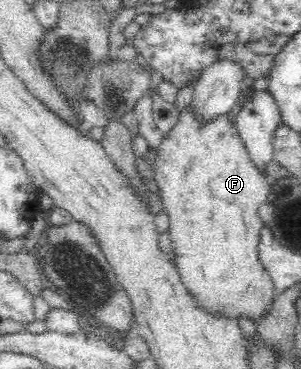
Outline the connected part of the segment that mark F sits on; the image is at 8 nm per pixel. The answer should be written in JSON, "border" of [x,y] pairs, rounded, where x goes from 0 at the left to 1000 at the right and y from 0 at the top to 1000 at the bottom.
{"border":[[[628,285],[598,304],[598,325],[591,336],[571,347],[571,358],[542,374],[532,390],[532,407],[518,417],[515,453],[508,461],[512,488],[528,509],[528,531],[542,553],[542,575],[561,585],[561,626],[565,648],[571,648],[571,683],[578,683],[578,715],[591,732],[598,762],[631,794],[631,805],[645,810],[645,821],[671,837],[678,848],[754,867],[781,867],[791,873],[797,862],[821,862],[850,878],[900,846],[907,821],[914,818],[920,783],[910,762],[884,726],[870,718],[864,688],[857,680],[860,659],[867,656],[867,626],[877,618],[874,599],[857,583],[857,564],[877,547],[887,547],[890,528],[900,518],[900,499],[884,488],[884,480],[864,466],[864,458],[837,439],[837,431],[821,415],[817,398],[794,371],[777,336],[754,331],[754,312],[731,314],[711,331],[664,331],[648,322],[648,314],[628,304]]]}

